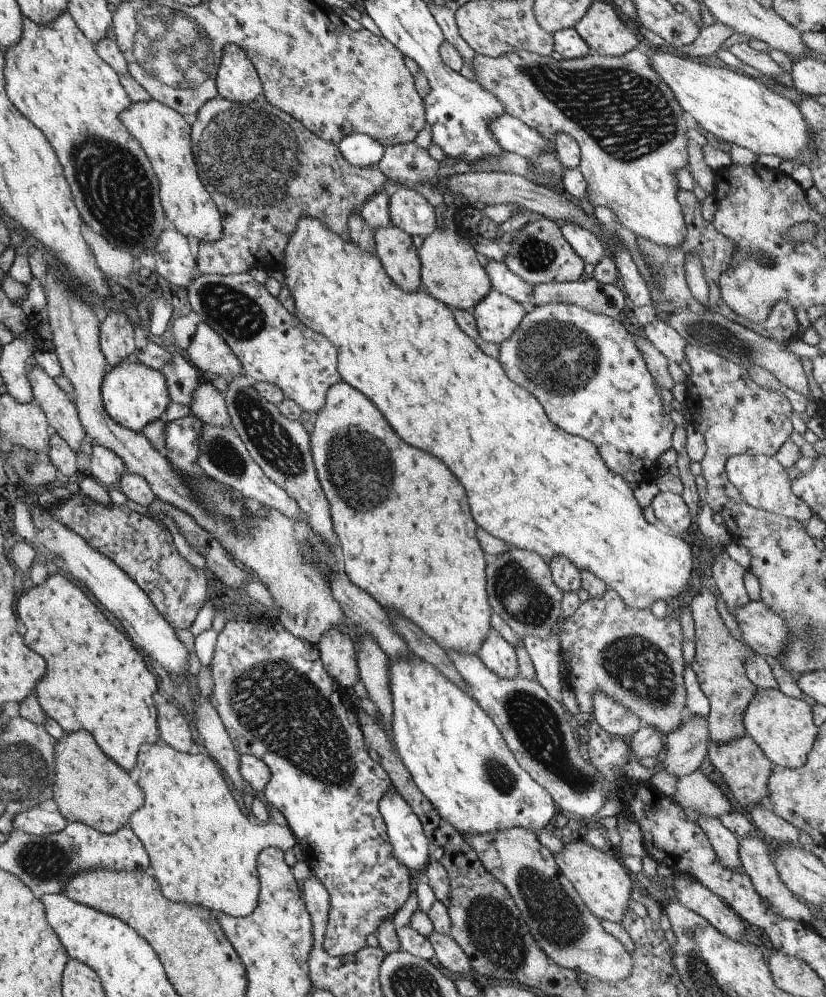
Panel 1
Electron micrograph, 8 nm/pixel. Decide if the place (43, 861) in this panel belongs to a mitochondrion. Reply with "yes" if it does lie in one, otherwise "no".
yes

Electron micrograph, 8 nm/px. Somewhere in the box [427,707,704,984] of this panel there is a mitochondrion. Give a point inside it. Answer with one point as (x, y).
(494, 931)

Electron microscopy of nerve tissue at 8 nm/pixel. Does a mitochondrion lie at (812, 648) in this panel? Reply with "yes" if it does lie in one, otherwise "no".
yes

